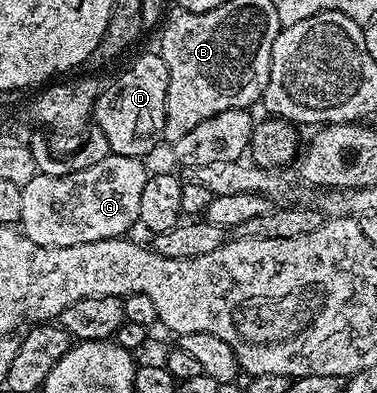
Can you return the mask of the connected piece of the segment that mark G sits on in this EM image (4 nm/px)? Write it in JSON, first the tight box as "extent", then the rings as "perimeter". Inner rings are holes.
{"extent":[18,154,150,246],"perimeter":[[[110,154],[76,173],[63,173],[61,176],[38,174],[30,178],[22,186],[22,218],[18,225],[30,242],[38,246],[78,246],[86,242],[102,242],[103,240],[118,240],[129,235],[132,227],[137,227],[140,215],[138,209],[142,202],[142,190],[150,175],[149,169],[144,169],[145,161],[134,156],[118,156]]]}

